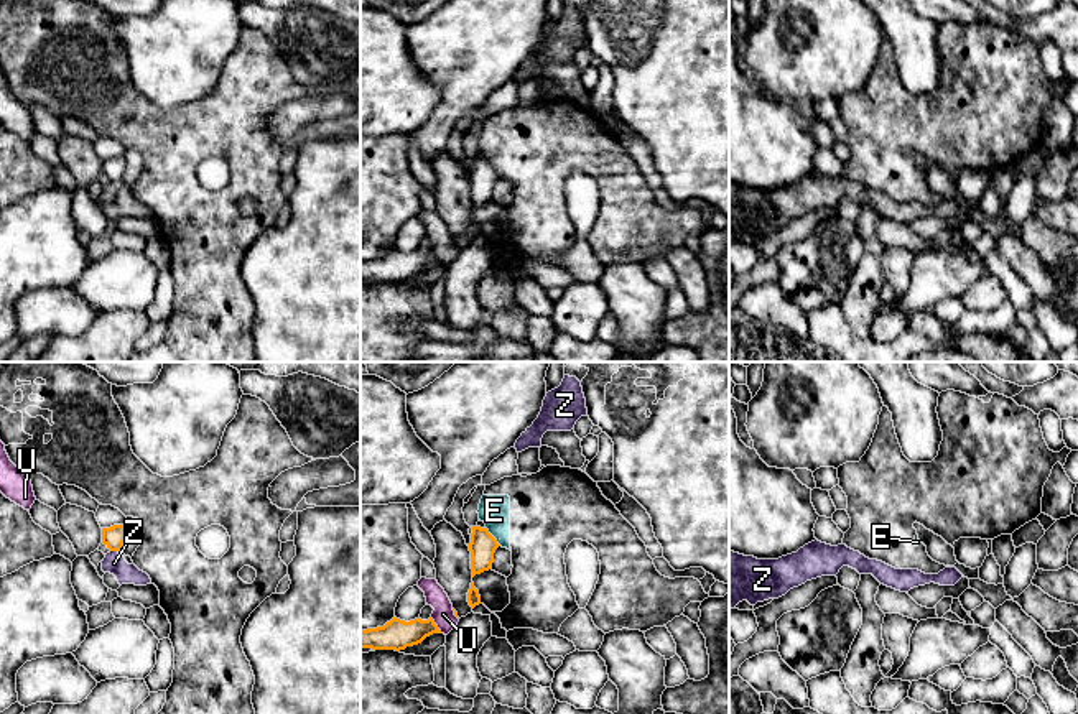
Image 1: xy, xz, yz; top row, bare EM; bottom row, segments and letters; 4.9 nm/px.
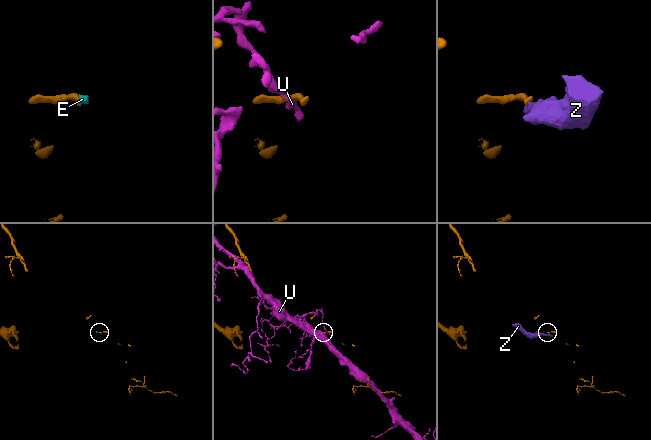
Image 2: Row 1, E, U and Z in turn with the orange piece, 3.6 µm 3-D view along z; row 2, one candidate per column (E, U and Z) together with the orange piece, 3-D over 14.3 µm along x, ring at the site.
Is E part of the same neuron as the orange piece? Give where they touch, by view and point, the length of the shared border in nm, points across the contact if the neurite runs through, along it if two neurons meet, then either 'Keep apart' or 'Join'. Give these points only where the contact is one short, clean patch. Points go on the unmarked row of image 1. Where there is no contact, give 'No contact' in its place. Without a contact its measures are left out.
Touches orange at xz (492, 168). Shared border 120 nm. Boundary: xz (486, 158), (501, 176). Keep apart

